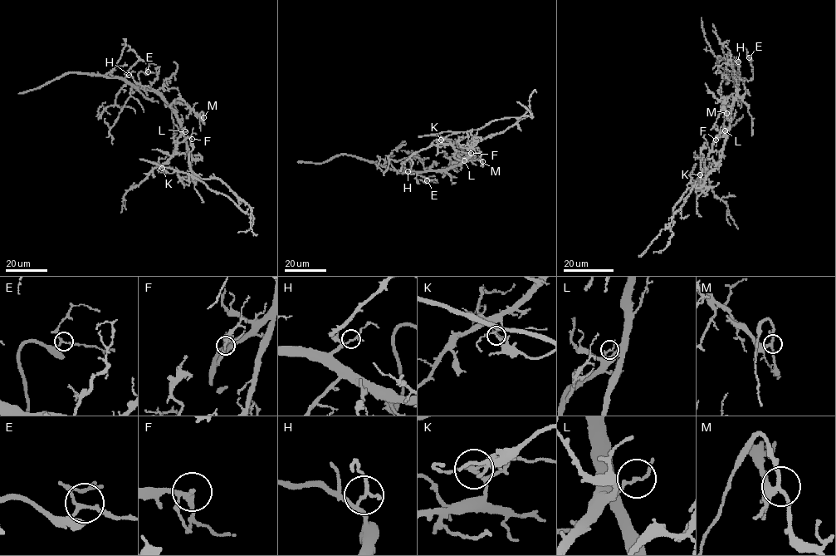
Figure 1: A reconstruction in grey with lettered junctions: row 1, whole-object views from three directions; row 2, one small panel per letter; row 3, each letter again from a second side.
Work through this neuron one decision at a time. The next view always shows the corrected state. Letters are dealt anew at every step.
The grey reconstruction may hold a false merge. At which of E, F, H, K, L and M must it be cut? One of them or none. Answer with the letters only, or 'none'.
K

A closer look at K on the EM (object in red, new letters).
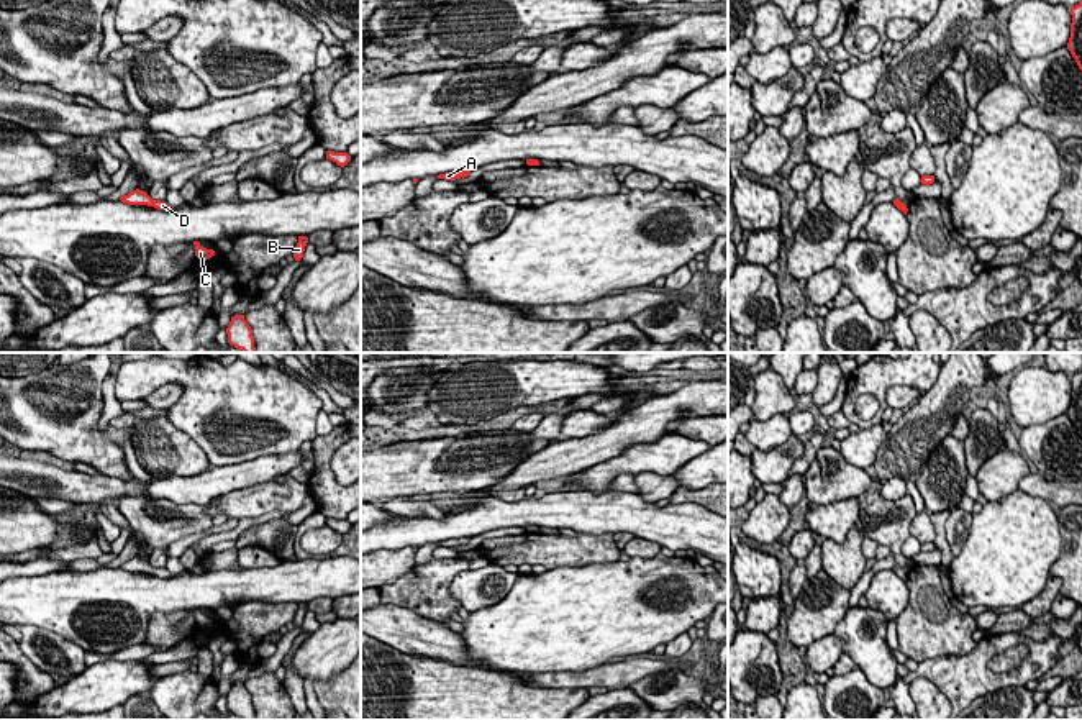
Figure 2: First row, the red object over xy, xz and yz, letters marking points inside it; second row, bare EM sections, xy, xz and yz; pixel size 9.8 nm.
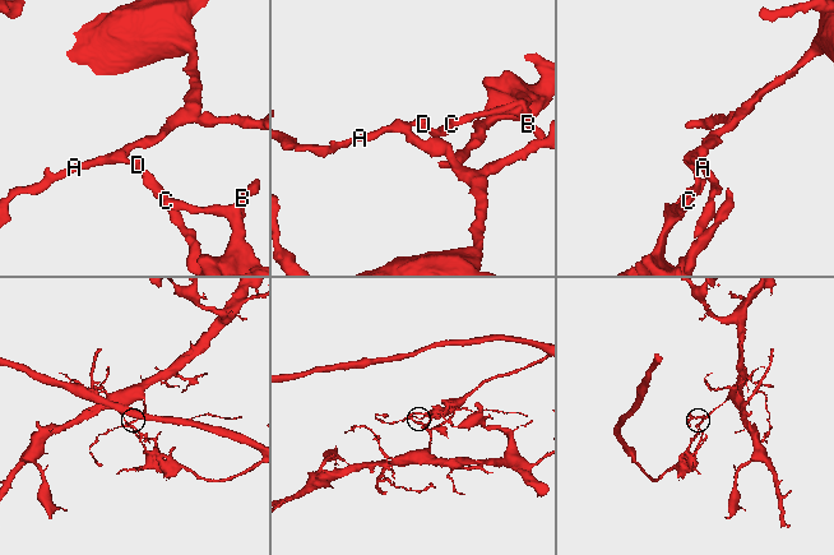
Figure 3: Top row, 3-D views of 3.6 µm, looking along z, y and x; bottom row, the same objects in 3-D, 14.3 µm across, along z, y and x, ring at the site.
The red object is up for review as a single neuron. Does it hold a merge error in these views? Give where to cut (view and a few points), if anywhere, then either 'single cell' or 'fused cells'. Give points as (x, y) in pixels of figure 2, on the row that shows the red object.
cut in xz along (528, 159), (531, 164); fused cells

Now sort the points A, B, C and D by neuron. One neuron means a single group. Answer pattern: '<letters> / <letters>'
A D / B C

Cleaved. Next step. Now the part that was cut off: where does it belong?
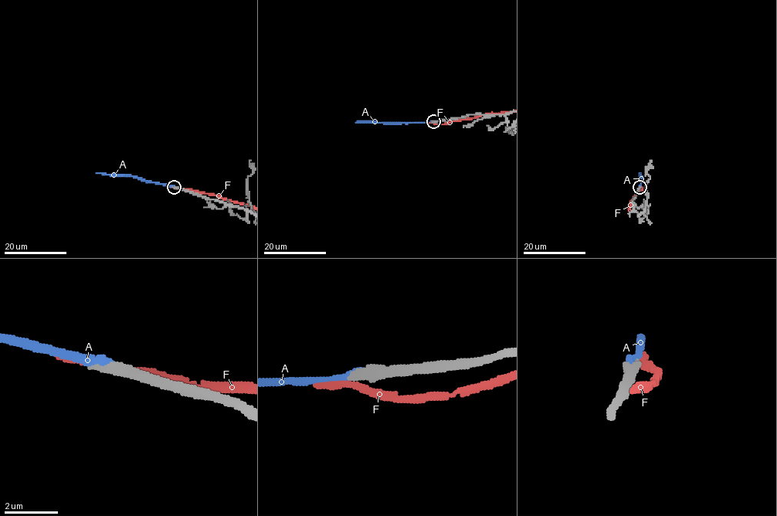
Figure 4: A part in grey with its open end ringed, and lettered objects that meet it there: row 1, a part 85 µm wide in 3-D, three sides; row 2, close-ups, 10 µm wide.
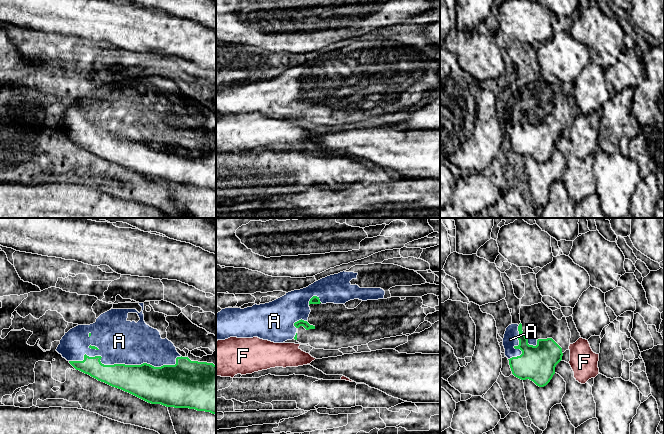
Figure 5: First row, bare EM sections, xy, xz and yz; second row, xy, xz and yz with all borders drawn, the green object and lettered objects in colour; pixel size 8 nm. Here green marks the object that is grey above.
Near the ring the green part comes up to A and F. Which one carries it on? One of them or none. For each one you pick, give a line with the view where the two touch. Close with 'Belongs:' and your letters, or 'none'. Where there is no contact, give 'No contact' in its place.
A: Touches green in xy
Belongs: A

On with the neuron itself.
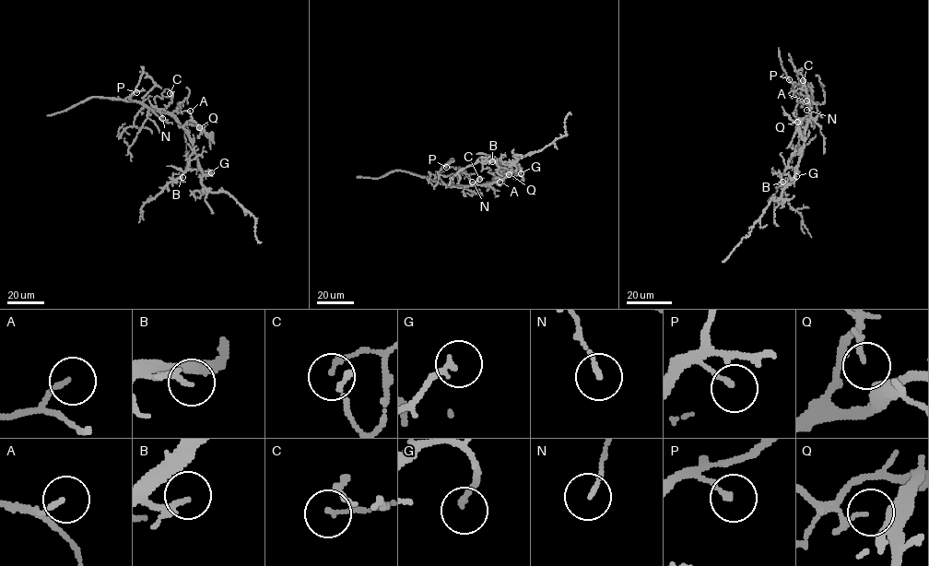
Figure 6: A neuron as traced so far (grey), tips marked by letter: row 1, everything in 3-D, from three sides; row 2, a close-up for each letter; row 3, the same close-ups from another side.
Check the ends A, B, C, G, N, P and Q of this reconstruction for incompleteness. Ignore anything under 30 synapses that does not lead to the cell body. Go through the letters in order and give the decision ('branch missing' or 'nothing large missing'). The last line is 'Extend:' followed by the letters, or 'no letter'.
A: nothing large missing
B: nothing large missing
C: nothing large missing
G: nothing large missing
N: nothing large missing
P: nothing large missing
Q: nothing large missing
Extend: no letter

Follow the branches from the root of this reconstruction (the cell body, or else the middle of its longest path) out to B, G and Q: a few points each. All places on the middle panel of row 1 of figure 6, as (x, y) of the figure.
B: (498, 180), (502, 178), (502, 174), (497, 164), (492, 161)
G: (498, 180), (519, 169), (521, 173)
Q: (498, 180), (509, 174)

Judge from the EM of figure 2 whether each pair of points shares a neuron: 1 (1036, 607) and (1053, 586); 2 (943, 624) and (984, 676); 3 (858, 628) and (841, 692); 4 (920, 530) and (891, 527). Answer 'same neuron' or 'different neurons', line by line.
1: same neuron
2: different neurons
3: different neurons
4: different neurons

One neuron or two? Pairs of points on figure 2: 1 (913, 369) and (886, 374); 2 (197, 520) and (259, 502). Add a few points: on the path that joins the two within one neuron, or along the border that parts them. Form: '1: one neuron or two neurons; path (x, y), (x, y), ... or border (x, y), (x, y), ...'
1: one neuron; path (907, 371), (892, 373)
2: two neurons; border (205, 505), (204, 512), (210, 519)

